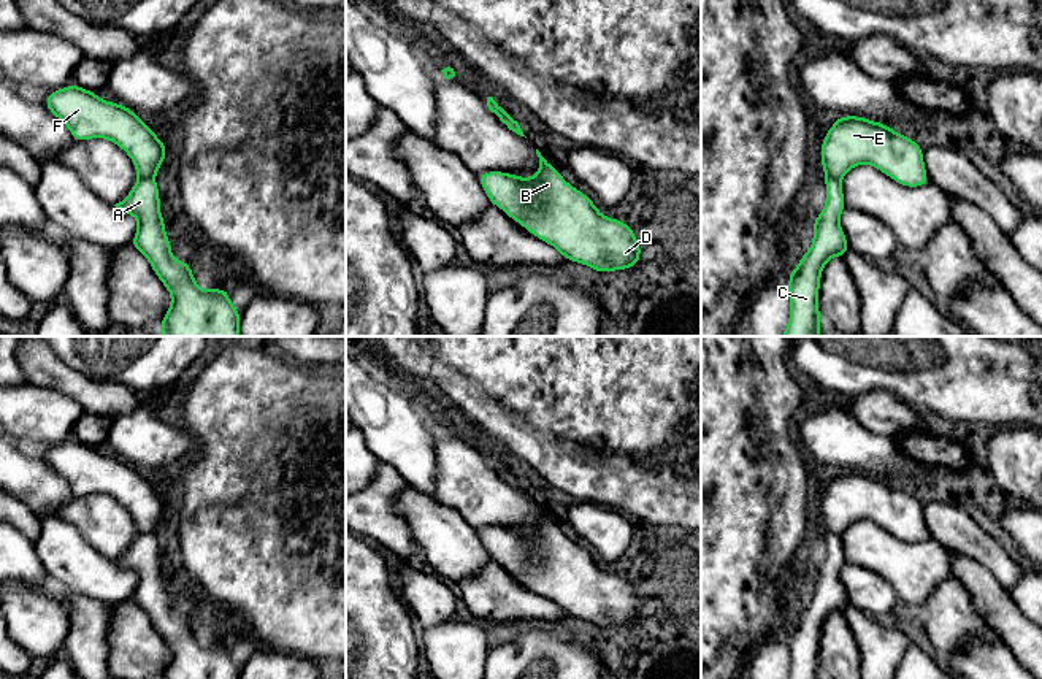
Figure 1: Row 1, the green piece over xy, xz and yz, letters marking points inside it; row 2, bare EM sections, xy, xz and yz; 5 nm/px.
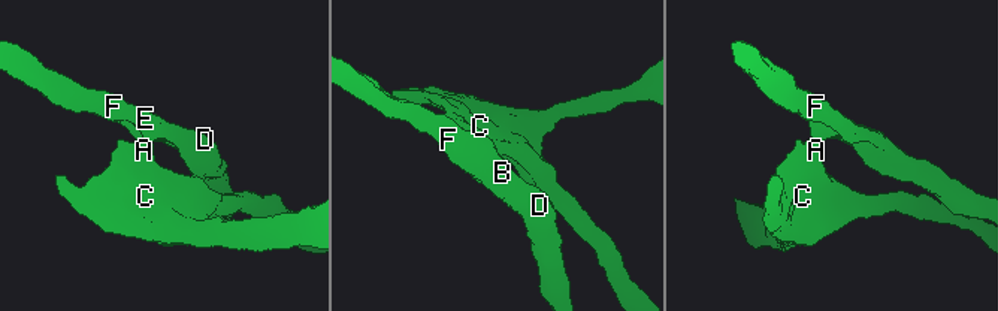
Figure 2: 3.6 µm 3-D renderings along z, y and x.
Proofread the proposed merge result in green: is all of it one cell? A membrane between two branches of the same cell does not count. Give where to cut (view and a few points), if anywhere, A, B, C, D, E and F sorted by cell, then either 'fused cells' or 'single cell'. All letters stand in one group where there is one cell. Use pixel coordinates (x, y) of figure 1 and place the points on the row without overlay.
cut in xy along (140, 532), (153, 535); A C / B D E F; fused cells

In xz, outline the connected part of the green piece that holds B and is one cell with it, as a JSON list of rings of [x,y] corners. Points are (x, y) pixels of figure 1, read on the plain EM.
[[[538,504],[536,509],[539,512],[539,525],[528,535],[506,527],[485,527],[476,530],[490,558],[504,566],[512,576],[525,582],[528,589],[554,601],[566,616],[590,622],[600,630],[628,625],[639,619],[641,598],[636,595],[633,584],[620,574],[603,571],[598,566],[596,558],[593,558],[588,550],[566,538],[558,524],[550,520]]]

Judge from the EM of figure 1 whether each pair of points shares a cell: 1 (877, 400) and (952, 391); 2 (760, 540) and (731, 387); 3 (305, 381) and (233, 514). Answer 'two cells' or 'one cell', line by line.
1: two cells
2: one cell
3: one cell

